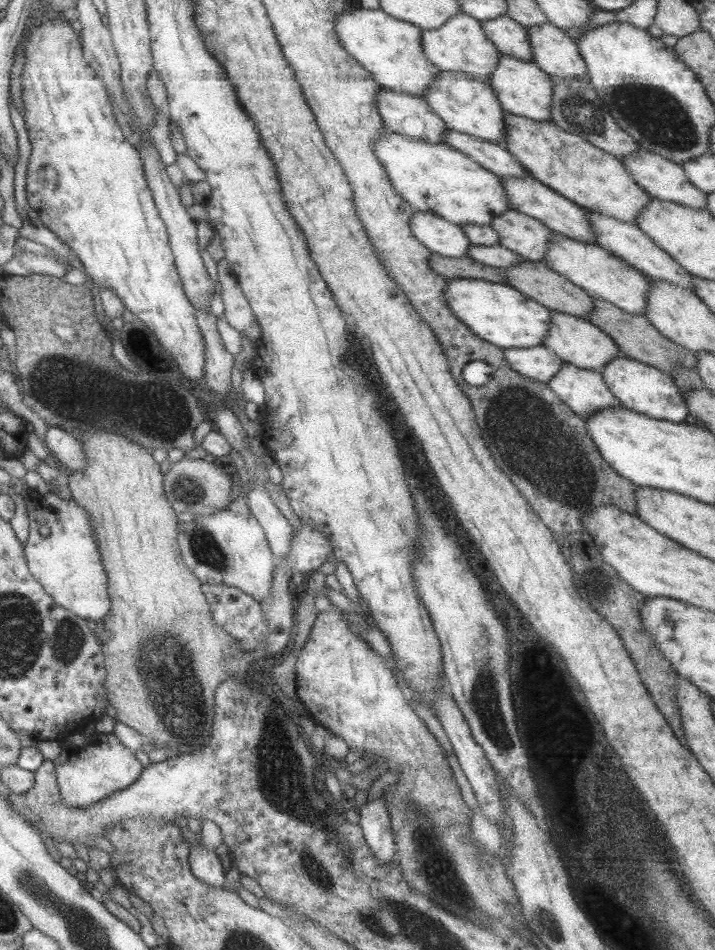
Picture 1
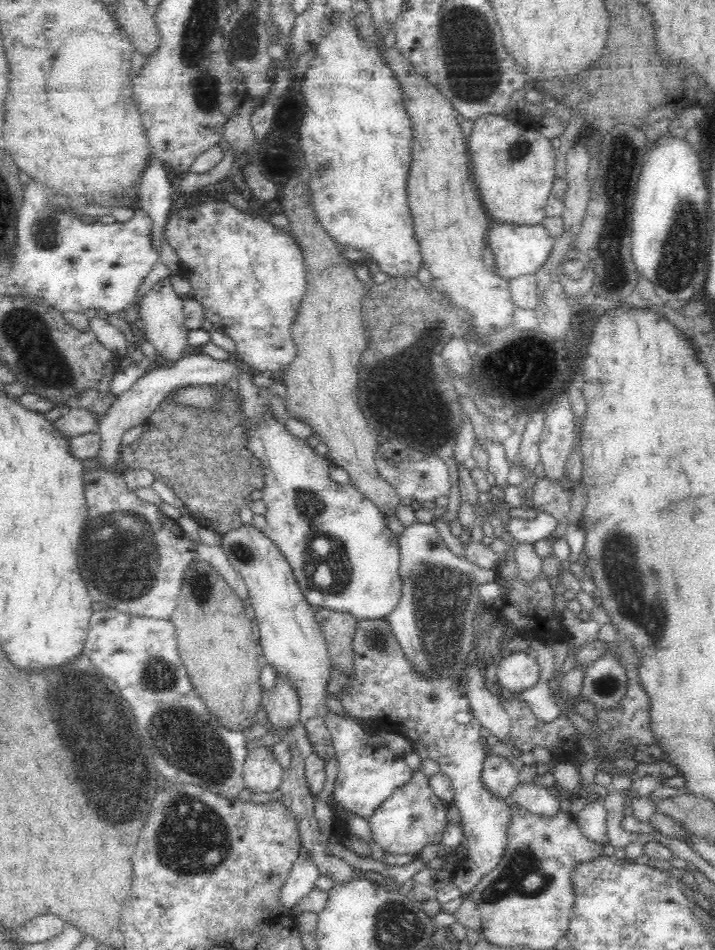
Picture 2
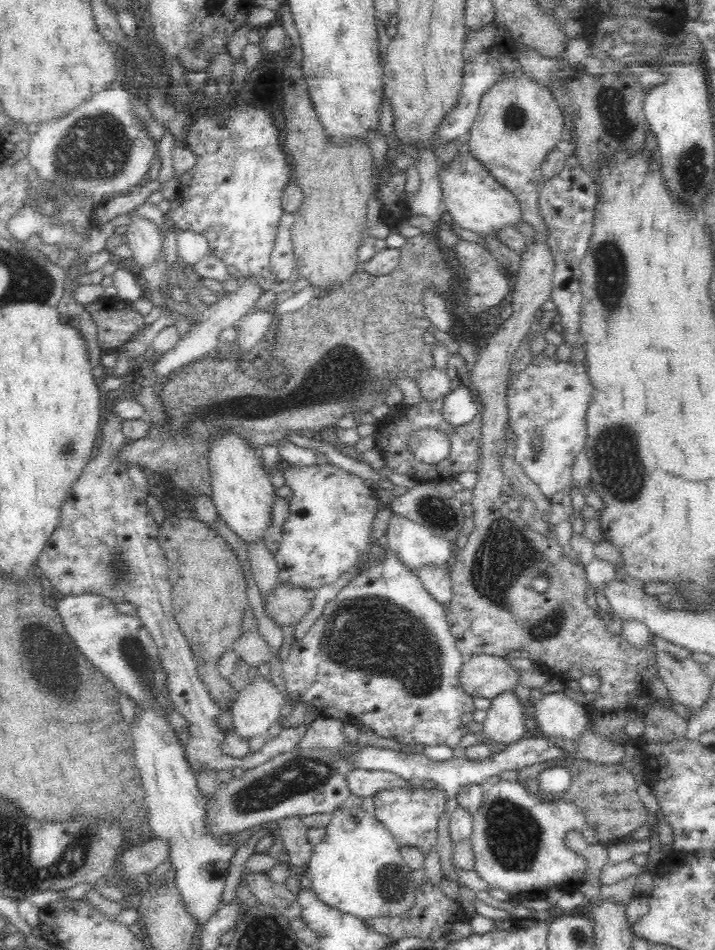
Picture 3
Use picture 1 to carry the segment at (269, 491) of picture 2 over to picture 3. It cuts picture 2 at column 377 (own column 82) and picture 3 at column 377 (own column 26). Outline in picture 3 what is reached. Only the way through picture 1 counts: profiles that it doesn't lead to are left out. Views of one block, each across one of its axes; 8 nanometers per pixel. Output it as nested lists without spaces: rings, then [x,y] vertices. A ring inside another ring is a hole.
[[[287,461],[284,466],[284,473],[282,474],[281,480],[284,481],[286,486],[289,486],[292,492],[290,500],[288,500],[288,510],[289,516],[286,518],[282,528],[282,541],[280,542],[280,548],[278,552],[276,552],[276,556],[274,559],[276,560],[276,565],[278,569],[278,575],[280,584],[290,583],[294,587],[302,588],[307,592],[310,592],[313,595],[316,591],[326,585],[332,585],[337,582],[344,574],[344,572],[352,572],[353,570],[356,573],[359,573],[357,576],[362,576],[362,574],[368,574],[369,568],[372,565],[382,564],[384,560],[386,560],[386,549],[384,544],[384,538],[379,540],[377,544],[373,545],[373,523],[375,518],[377,517],[378,505],[380,504],[380,499],[377,497],[375,489],[366,485],[362,479],[360,479],[357,475],[350,473],[346,470],[342,470],[335,465],[331,465],[330,463],[325,464],[316,464],[310,466],[302,466],[298,464],[291,464]]]

